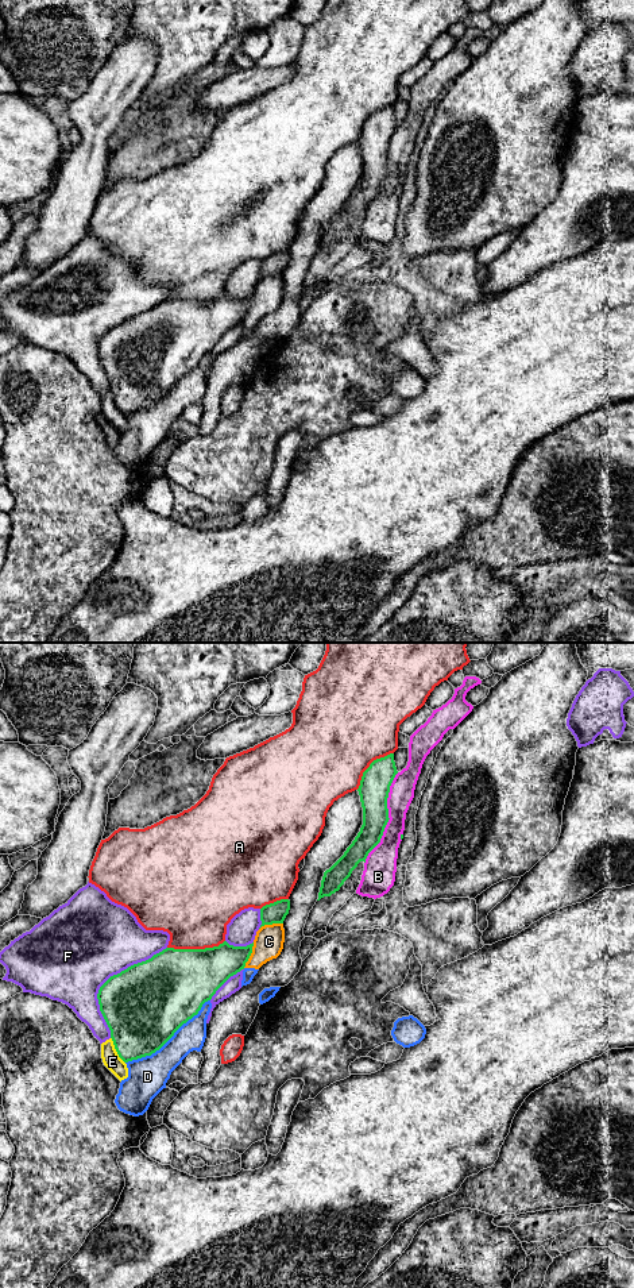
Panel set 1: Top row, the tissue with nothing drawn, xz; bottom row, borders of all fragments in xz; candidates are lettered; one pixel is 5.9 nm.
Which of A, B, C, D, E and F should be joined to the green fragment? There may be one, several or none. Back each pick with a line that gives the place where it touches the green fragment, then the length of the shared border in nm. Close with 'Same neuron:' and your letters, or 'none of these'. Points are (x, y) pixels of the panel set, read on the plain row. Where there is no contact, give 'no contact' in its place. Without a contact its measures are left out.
Same neuron: none of these

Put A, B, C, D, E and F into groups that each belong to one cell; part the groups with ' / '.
A / B / C D / E / F

